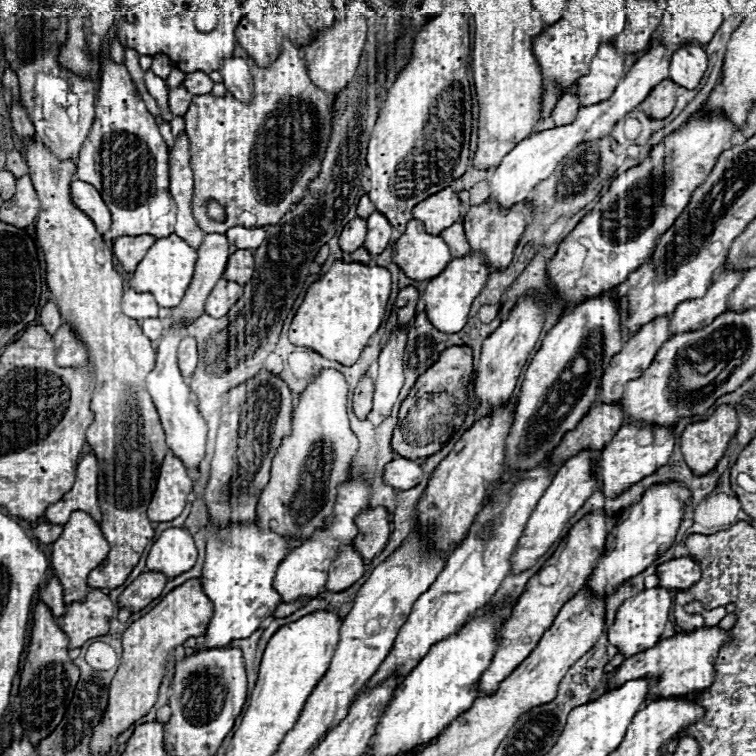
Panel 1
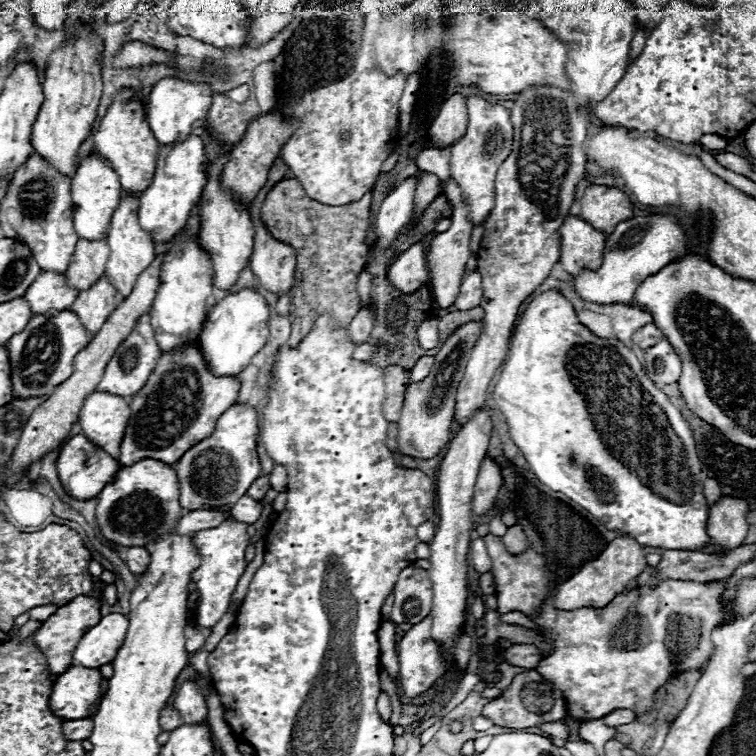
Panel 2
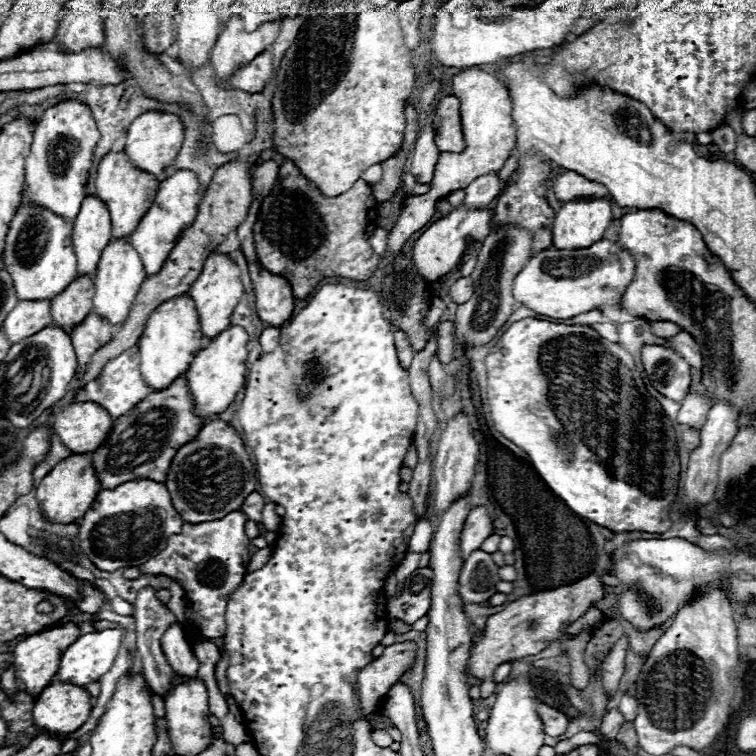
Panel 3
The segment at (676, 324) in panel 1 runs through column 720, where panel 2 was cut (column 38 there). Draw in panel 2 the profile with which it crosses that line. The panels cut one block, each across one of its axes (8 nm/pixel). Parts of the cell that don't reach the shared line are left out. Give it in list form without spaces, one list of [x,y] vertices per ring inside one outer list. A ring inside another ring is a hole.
[[[40,272],[38,280],[26,290],[26,300],[34,314],[46,314],[48,310],[68,310],[80,290],[66,284],[66,274]]]

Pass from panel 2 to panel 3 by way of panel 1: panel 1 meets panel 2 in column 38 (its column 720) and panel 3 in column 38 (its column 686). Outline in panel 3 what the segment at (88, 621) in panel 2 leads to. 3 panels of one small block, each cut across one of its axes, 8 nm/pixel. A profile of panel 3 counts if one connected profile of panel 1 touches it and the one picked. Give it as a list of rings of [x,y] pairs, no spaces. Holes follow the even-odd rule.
[[[66,622],[64,626],[52,628],[52,630],[44,630],[40,634],[32,634],[28,638],[24,638],[22,642],[16,644],[14,648],[14,664],[16,664],[16,678],[22,682],[24,690],[30,692],[32,696],[38,696],[56,676],[58,672],[58,664],[62,658],[62,652],[80,636],[80,628],[74,622]]]

